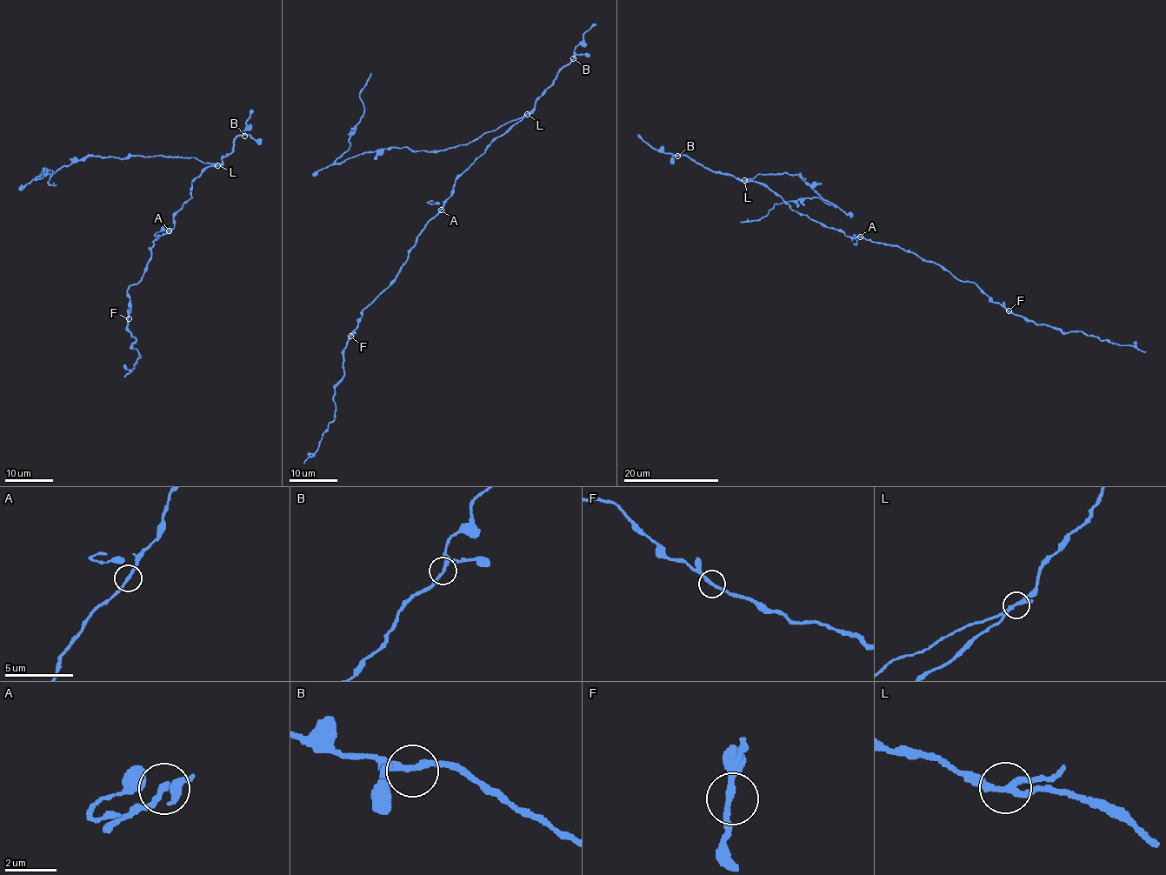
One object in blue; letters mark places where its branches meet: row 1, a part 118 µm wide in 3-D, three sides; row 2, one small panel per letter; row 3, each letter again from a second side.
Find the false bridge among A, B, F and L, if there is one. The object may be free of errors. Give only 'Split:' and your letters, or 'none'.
Split: L

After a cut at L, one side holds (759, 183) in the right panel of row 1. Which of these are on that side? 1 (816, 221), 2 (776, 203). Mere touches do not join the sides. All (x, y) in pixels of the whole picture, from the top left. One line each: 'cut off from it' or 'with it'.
1: with it
2: cut off from it

